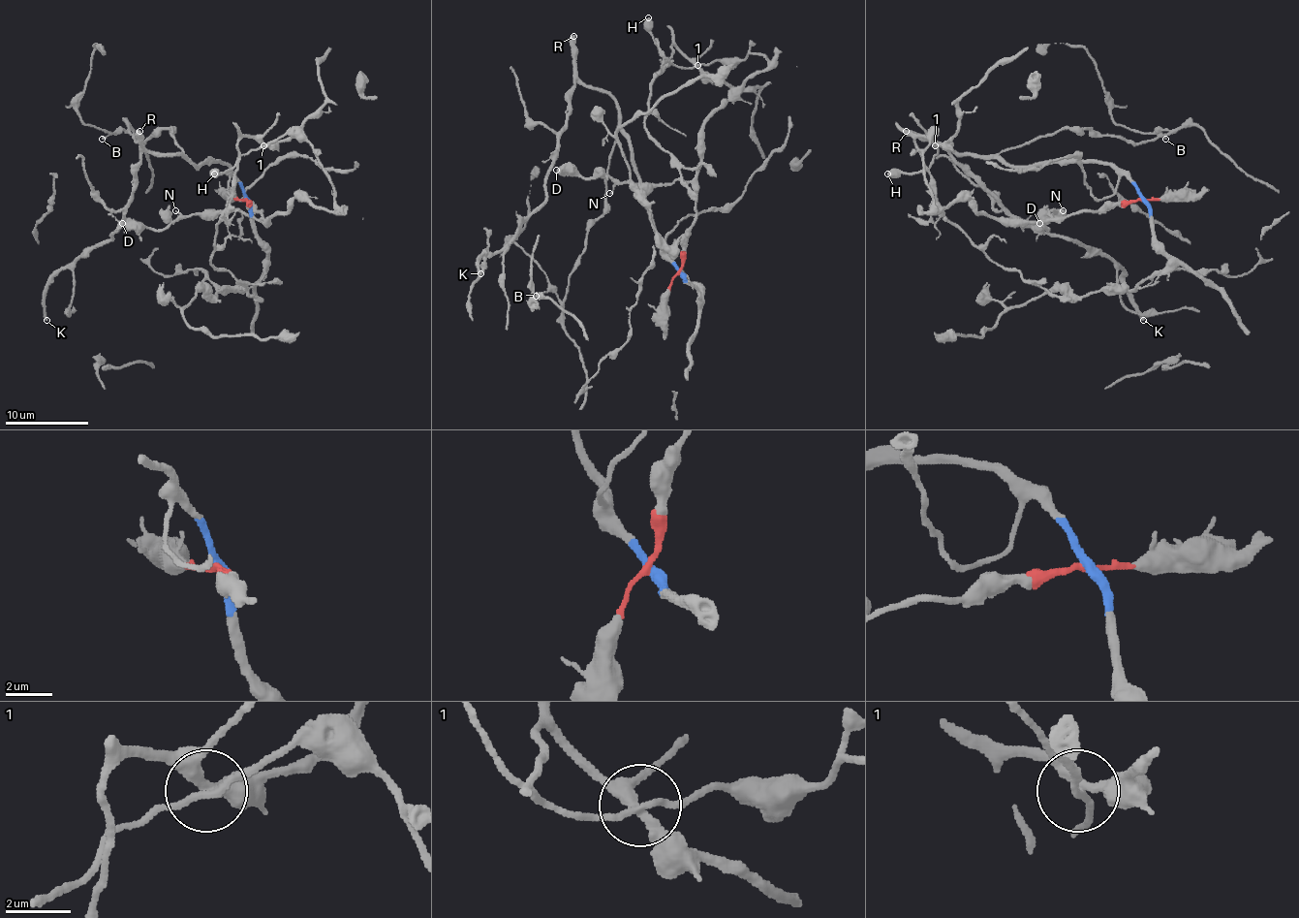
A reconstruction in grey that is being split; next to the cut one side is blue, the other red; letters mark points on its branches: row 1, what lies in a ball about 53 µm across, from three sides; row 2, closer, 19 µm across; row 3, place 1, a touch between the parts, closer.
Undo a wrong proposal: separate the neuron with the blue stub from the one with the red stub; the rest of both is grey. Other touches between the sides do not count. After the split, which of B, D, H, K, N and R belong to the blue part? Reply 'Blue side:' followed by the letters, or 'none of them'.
Blue side: B, K, R

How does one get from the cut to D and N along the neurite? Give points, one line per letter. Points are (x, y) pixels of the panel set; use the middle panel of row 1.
D: (679, 270), (683, 236), (695, 217), (691, 183), (676, 179), (629, 183), (603, 175), (583, 179), (556, 169)
N: (679, 270), (683, 236), (695, 217), (694, 185), (676, 179), (670, 183), (616, 183), (610, 194)

